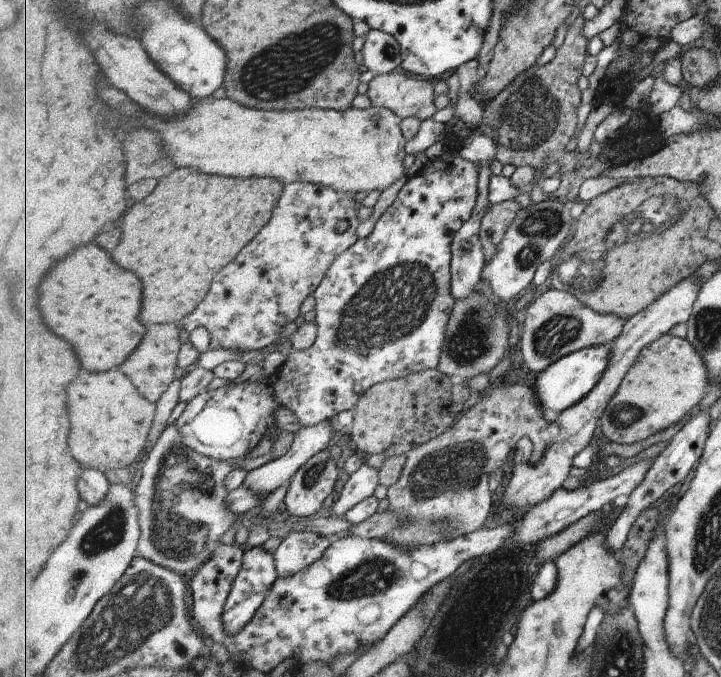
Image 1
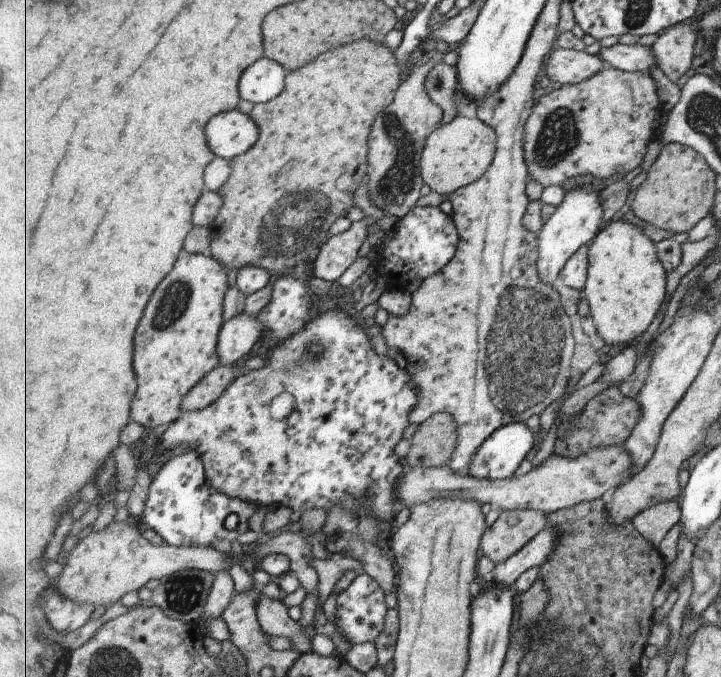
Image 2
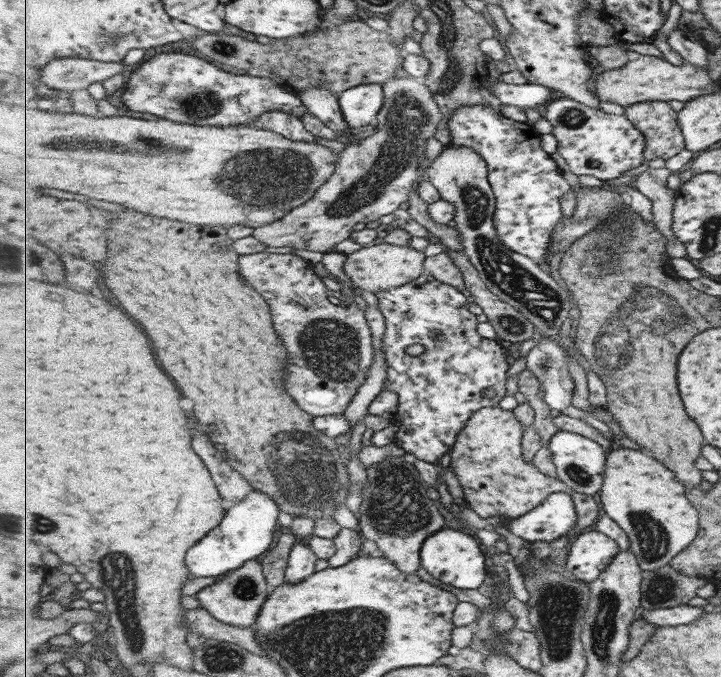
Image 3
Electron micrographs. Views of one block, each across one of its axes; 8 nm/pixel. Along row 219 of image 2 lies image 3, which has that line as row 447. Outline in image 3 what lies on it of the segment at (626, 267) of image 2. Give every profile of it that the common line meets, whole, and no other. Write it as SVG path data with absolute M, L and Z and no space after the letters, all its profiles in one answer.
M619 445L615 450L609 451L605 476L605 482L603 482L602 491L598 497L601 508L603 513L615 520L629 536L631 551L637 556L643 571L660 570L668 566L677 554L683 552L697 538L697 532L700 530L700 515L690 501L689 489L662 461L643 454L641 450L624 448Z

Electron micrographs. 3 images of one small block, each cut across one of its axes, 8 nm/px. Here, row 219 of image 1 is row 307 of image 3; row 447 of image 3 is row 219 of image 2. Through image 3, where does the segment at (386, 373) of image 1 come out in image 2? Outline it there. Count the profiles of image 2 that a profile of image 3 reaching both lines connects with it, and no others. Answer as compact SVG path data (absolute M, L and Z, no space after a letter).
M414 208L401 219L401 226L394 234L386 234L380 243L381 252L374 263L378 268L378 276L388 277L388 285L402 286L408 290L413 280L436 275L455 258L459 232L451 215L445 214L441 208Z

